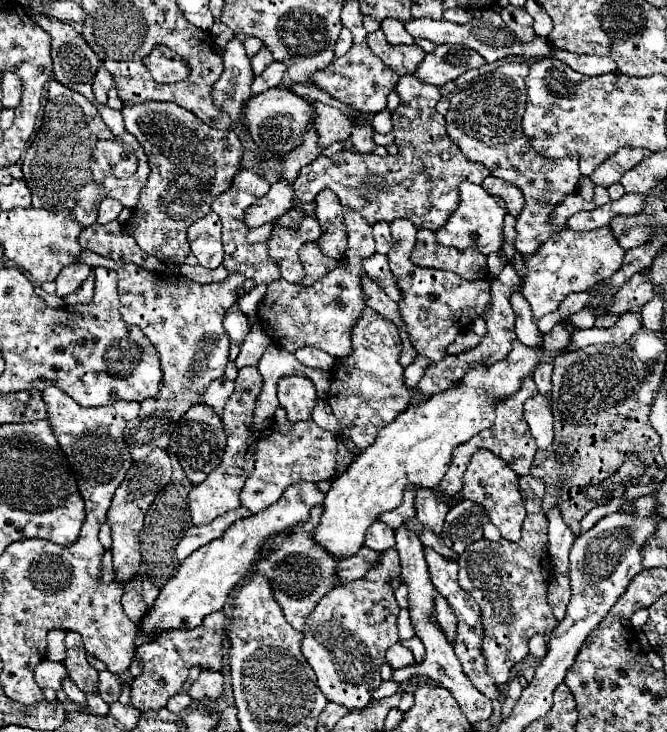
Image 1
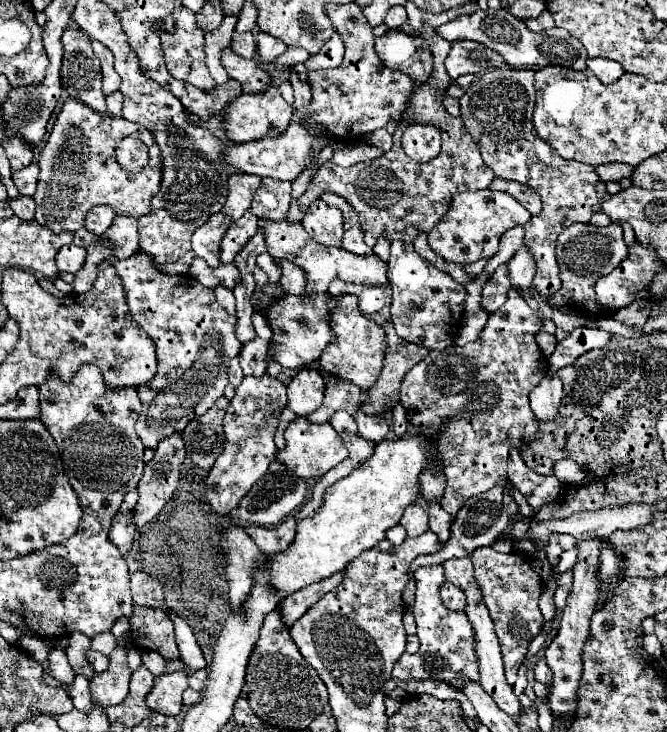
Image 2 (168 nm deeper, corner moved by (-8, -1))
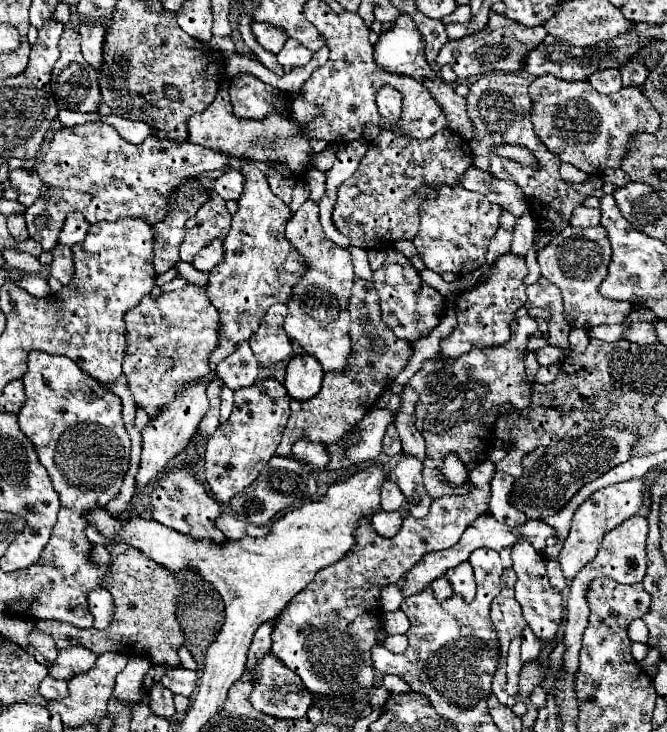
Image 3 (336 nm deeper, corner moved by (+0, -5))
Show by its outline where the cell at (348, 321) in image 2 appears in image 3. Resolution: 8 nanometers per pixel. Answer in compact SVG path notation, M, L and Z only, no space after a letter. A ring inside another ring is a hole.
M305 200L285 228L287 238L305 256L309 266L307 278L295 284L295 296L289 302L289 314L285 322L287 334L295 340L307 354L317 358L323 366L323 372L343 372L347 368L347 360L353 354L351 336L349 336L349 288L353 286L355 274L351 266L351 254L345 248L339 248L335 242L327 240L319 222L319 204L313 200Z

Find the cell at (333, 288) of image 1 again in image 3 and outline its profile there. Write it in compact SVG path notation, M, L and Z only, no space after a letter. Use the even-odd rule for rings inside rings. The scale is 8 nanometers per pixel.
M275 304L263 316L259 330L251 336L249 344L261 368L273 368L277 364L285 364L295 356L293 340L283 330L287 306Z

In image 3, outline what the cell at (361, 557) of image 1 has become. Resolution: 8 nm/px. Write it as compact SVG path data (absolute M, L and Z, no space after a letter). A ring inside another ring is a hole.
M267 620L255 632L253 642L251 642L251 654L247 660L247 670L255 664L255 658L259 658L259 654L267 654L271 650L271 632L273 632L275 624L277 624L277 620Z

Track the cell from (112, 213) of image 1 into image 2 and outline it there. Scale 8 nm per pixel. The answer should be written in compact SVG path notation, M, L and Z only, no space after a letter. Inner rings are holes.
M93 206L89 212L87 212L87 218L85 218L85 228L95 234L95 236L101 236L113 222L117 214L109 208L109 206Z

